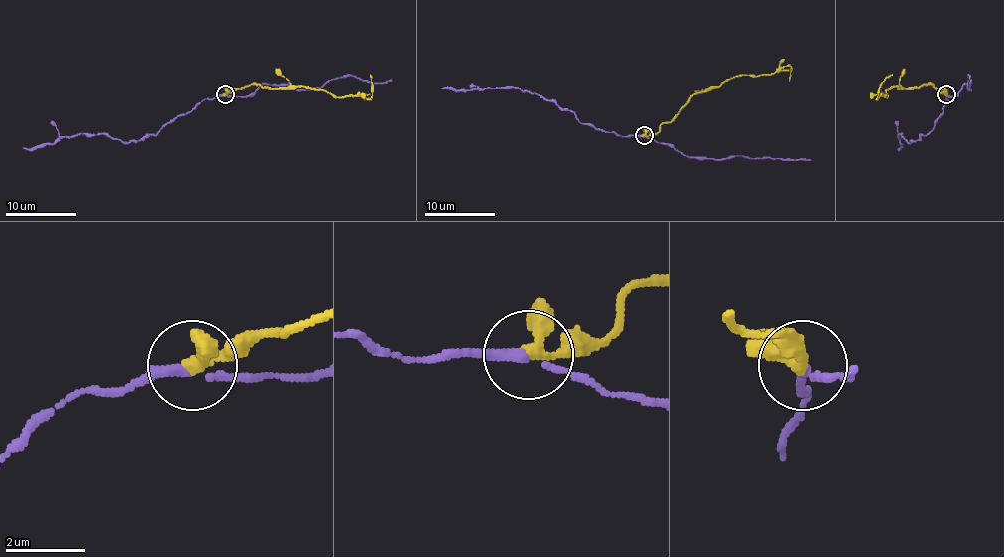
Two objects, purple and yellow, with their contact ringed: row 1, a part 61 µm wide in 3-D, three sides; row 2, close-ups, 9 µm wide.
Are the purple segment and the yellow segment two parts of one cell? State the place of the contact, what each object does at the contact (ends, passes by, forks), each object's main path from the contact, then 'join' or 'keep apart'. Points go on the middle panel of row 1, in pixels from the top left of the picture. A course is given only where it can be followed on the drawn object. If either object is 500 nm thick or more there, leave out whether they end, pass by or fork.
place (644, 135); purple passes by; yellow passes by; course purple (643, 136), (620, 136), (582, 124), (575, 113), (561, 110), (552, 101), (513, 87), (441, 88); course yellow (643, 136), (652, 136), (671, 120), (694, 94), (731, 78), (773, 74), (791, 67), (789, 81); keep apart

